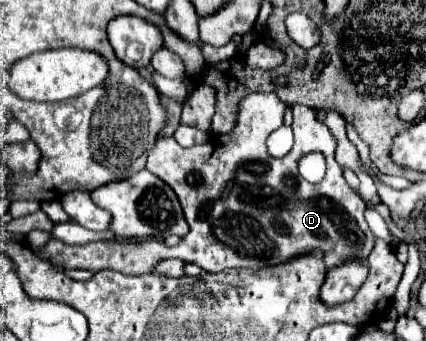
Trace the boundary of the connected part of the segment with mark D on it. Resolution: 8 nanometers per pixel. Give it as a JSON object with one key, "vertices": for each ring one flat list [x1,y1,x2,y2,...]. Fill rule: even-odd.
{"vertices":[[252,92,242,102,238,102,238,118,236,126,228,134,216,134,206,144,182,148,172,136,158,138,156,146,150,150,146,168,156,174,160,180,164,180,172,190,176,192,184,216,188,220,190,232,182,238,176,246,166,246,158,242,156,238,148,238,142,242,90,242,82,246,70,246,56,238,50,238,42,248,34,250,38,258,54,262,62,268,84,268,84,270,118,270,122,274,148,274,154,272,154,266,160,260,166,258,182,258,184,262,198,264,206,272,222,272,228,268,262,268,262,266,274,266,278,262,290,262,290,258,298,258,298,254,310,254,314,250,320,250,324,254,326,272,334,266,340,266,348,260,368,260,372,248,374,248,374,234,370,232,364,210,364,200,346,184,342,176,340,164,334,160,336,150,336,138,328,130,326,124,318,122,314,116,314,110,294,104,294,146,292,150,282,158,272,158,266,150,266,138,274,128,282,126,284,116,284,102,276,94,264,94,264,92],[310,152,322,152,326,158,326,178,322,184,310,184,300,178,298,172,298,160,304,154]]}

